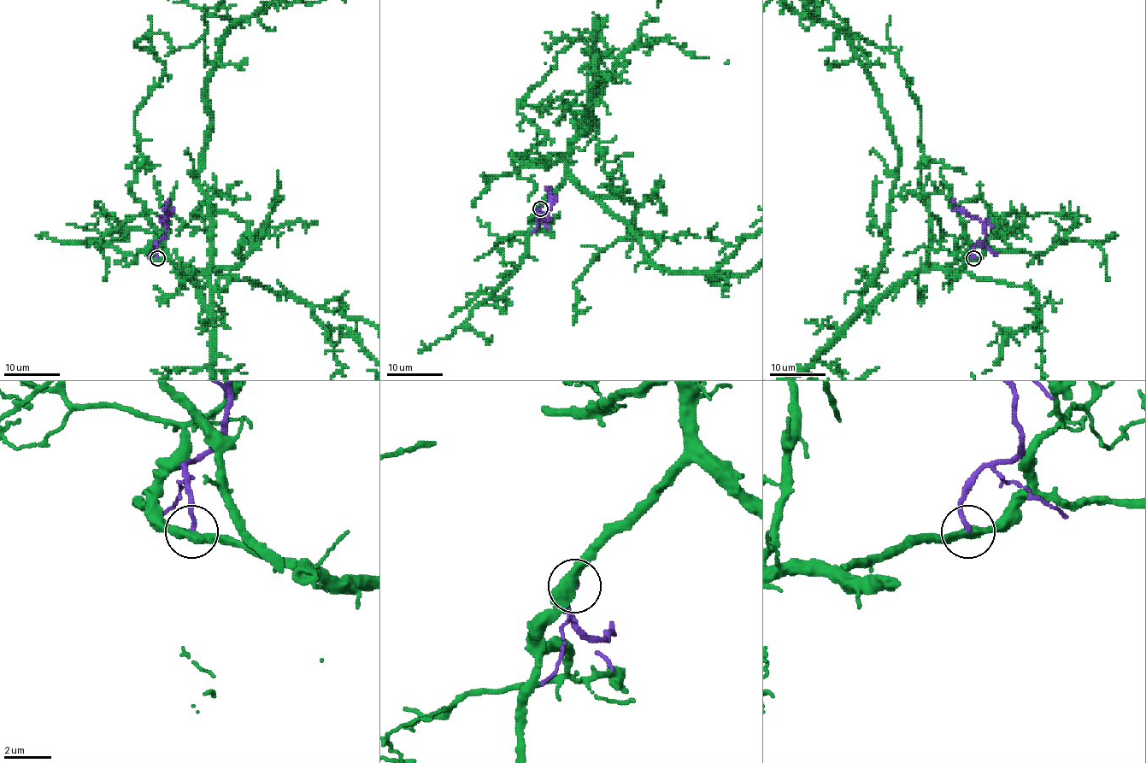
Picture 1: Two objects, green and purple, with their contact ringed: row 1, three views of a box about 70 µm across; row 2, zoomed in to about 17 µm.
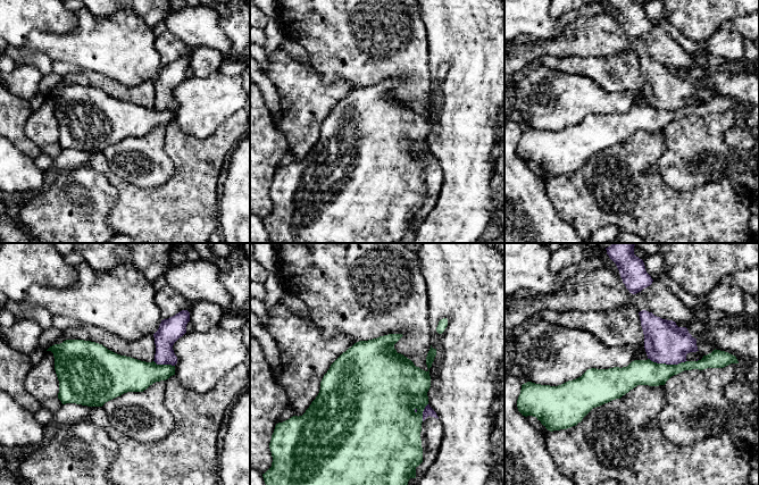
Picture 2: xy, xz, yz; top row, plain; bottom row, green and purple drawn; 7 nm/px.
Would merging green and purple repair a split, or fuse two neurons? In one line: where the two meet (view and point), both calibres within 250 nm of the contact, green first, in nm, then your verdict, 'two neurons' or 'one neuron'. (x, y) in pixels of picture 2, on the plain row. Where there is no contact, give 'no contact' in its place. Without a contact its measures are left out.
contact yz (667, 110); calibres 180 and 300 nm; two neurons

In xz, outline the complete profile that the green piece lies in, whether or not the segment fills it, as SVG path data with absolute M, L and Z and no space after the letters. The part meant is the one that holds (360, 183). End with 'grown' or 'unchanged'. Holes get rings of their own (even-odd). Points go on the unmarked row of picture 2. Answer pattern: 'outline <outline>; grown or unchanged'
outline M389 80L368 86L359 86L343 98L330 112L320 127L320 135L316 144L302 161L293 161L275 172L269 194L273 202L272 212L262 219L269 243L399 243L410 224L416 224L416 214L423 208L420 185L423 157L428 150L427 137L431 133L429 114L436 101L436 94L431 94L426 102L428 116L416 112L414 108L394 94L394 90L402 80Z; unchanged

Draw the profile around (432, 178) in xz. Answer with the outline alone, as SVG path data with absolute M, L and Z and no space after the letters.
M427 150L423 157L422 168L422 193L423 208L416 212L416 223L426 218L432 208L435 207L441 189L443 186L444 175L436 158Z

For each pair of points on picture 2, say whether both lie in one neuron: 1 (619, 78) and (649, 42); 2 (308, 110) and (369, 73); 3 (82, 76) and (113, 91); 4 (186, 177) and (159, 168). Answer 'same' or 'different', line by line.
1: different
2: different
3: same
4: different

